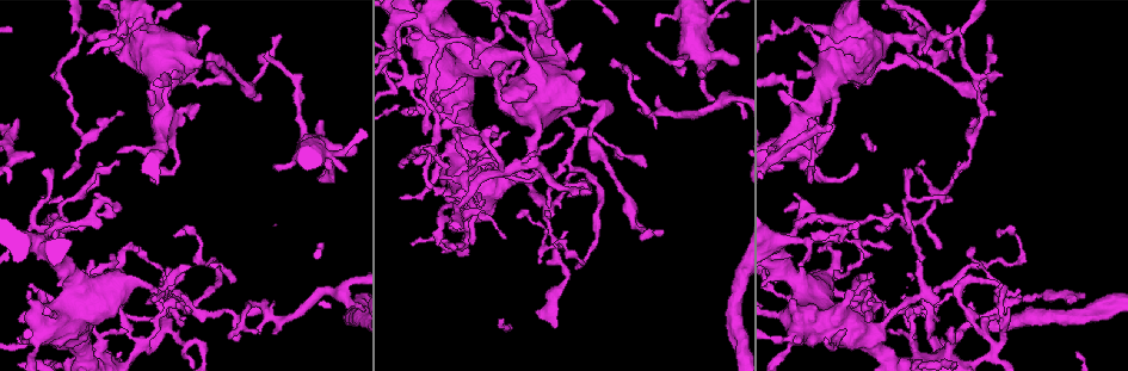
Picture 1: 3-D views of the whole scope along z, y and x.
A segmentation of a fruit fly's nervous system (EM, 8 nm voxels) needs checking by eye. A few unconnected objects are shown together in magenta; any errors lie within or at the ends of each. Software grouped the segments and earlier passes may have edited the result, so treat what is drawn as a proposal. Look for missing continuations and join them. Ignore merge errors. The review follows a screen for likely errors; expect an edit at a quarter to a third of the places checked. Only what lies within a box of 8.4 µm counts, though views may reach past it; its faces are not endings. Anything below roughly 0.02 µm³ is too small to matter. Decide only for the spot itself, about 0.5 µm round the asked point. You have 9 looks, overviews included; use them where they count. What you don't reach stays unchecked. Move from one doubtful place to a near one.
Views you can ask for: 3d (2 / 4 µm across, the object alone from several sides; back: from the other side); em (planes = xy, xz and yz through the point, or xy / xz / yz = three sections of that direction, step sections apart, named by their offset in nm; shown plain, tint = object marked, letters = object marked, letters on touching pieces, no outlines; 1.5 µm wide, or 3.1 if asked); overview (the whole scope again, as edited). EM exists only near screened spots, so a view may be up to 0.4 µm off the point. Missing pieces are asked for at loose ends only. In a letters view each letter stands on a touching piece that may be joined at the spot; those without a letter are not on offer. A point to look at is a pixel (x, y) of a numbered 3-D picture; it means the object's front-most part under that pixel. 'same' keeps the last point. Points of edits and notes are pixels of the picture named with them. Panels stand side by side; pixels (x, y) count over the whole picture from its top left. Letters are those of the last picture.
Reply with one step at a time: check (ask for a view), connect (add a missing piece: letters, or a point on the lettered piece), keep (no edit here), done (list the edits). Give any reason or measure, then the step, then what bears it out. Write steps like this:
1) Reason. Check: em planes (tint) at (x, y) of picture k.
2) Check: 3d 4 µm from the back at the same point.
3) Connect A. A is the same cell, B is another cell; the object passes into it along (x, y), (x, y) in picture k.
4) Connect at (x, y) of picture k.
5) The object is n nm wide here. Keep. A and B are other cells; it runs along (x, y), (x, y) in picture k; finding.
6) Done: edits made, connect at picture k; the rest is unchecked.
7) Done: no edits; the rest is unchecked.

Tapers out. Check: em planes (letters) at (207, 28) of picture 1.

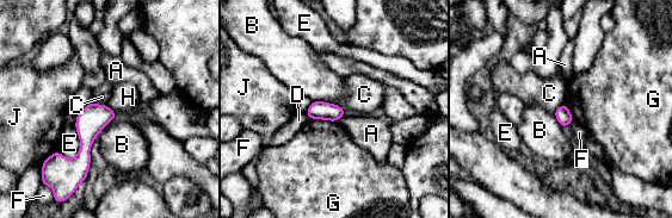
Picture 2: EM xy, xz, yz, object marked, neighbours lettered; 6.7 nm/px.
Keep. A, B, C, D, E, F, G, H and J are other cells; it runs along (105, 108), (68, 174) in picture 2; none of them fits.

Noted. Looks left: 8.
Thin end. Check: em planes (plain) at (858, 164) of picture 1.

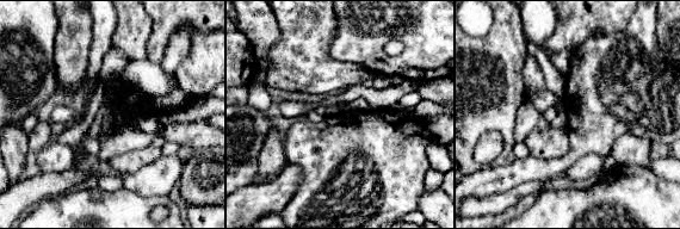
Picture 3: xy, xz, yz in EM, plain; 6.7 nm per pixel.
Check: em planes (letters) at the same point.

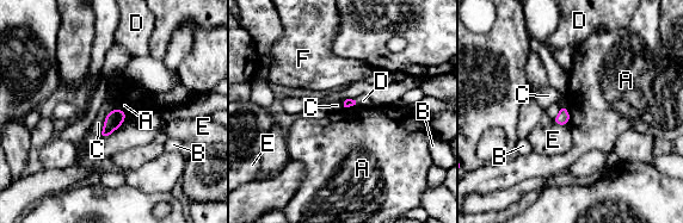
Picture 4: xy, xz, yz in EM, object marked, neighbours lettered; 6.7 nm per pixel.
The longest contact is with E, 240 nm. Keep. A, B, C, D, E and F are other cells; a border runs along (565, 106), (568, 113), (568, 123) in picture 4; no lettered piece goes on from it.

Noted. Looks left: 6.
Tapers out. Check: em xz step 4 (letters) at (831, 120) of picture 1.

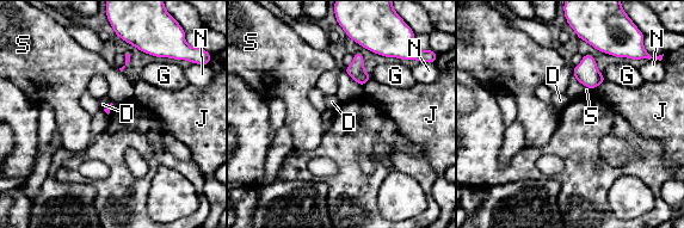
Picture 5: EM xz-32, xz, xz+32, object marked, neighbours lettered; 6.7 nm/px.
Check: em planes (letters) at the same point.

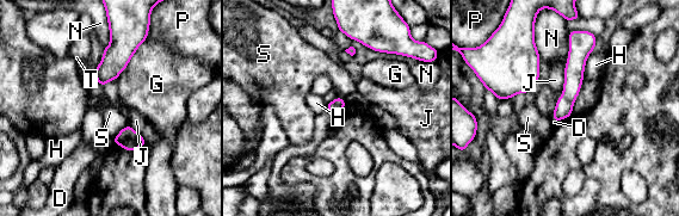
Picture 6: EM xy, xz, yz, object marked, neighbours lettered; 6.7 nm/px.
Keep. D, G, H, J, N, P, S and T are other cells; it runs along (572, 39), (573, 84), (556, 117) in picture 6; no lettered piece goes on from it.

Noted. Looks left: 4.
An open end. Check: 3d 2 µm from the back at (275, 332) of picture 1.

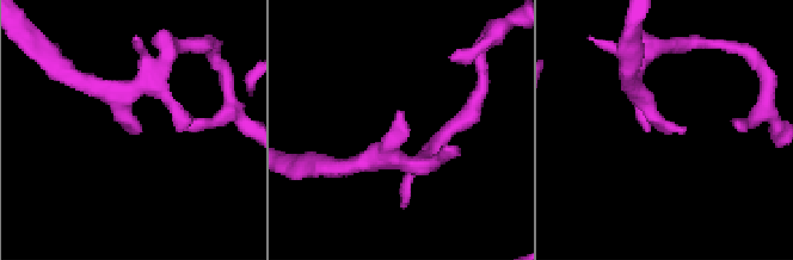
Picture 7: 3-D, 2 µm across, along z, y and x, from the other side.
Need the tissue. Check: em planes (letters) at (402, 114) of picture 7.

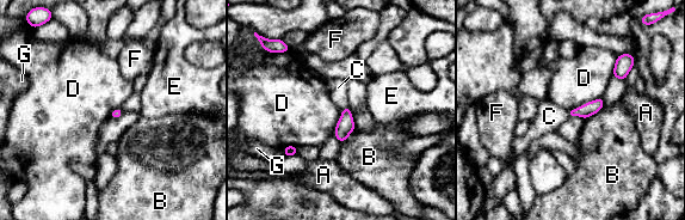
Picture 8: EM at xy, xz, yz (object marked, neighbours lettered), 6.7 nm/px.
Connect C. C is the same cell, A, B, D, E, F and G are other cells; it goes on there.

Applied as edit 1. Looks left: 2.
Done: edits made, connect at picture 8; the rest is unchecked.

